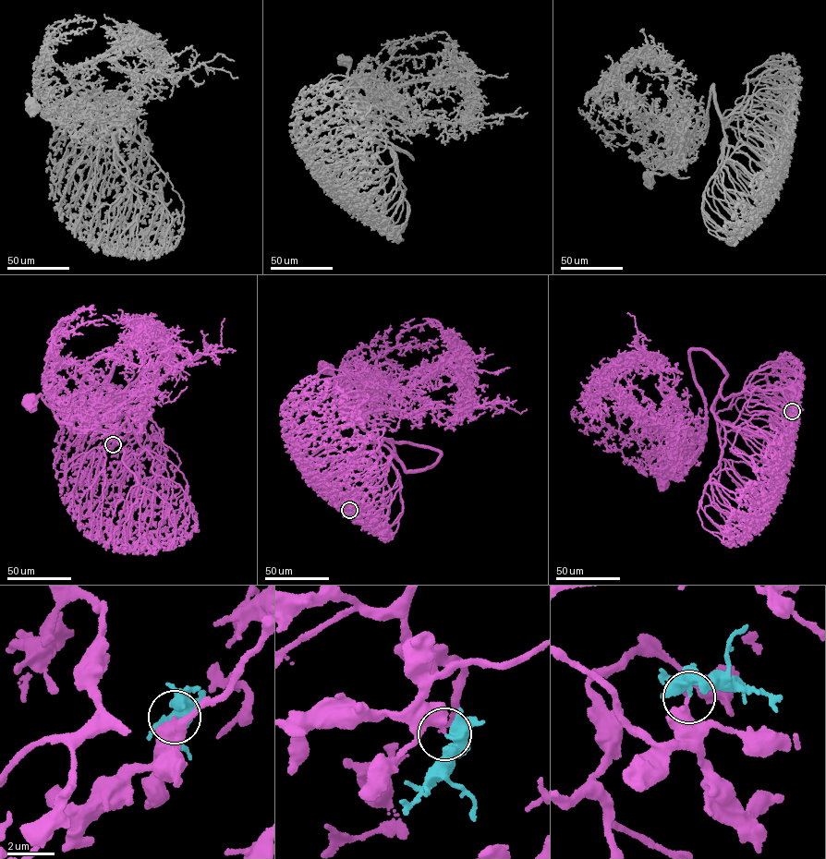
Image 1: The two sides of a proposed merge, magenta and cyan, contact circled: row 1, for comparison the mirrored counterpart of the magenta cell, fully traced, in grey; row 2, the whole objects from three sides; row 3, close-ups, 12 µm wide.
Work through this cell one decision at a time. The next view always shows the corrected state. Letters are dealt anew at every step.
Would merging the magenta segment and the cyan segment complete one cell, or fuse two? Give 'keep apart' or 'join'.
keep apart

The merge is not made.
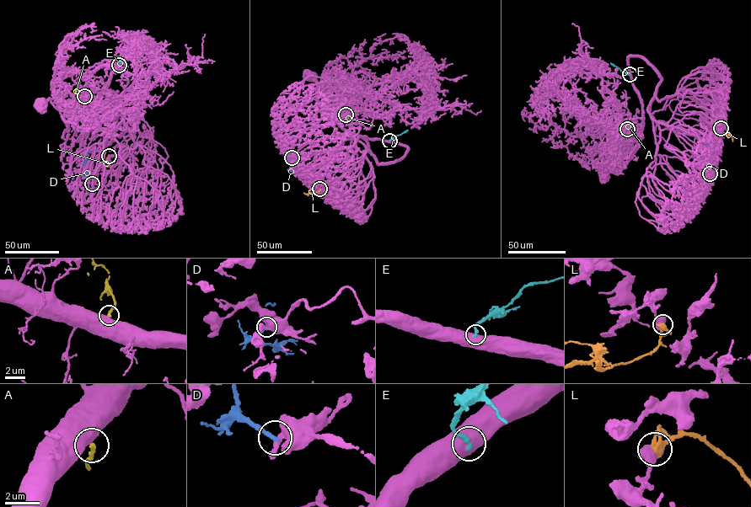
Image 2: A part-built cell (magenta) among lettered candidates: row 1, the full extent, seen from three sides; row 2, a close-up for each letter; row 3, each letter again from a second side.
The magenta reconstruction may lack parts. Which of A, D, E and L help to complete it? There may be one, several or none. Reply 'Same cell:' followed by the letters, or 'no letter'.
Same cell: A

